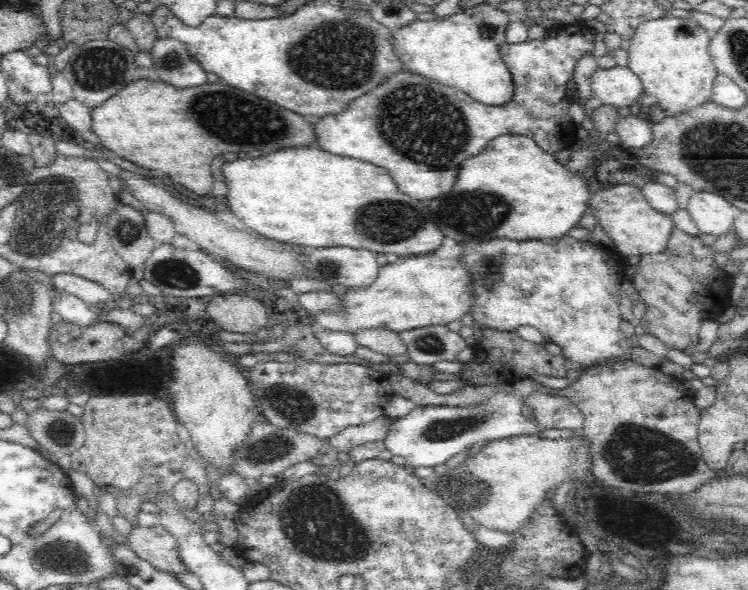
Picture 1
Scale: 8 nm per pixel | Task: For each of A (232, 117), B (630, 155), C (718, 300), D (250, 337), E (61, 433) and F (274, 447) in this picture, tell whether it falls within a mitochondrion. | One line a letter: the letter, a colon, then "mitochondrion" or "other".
A: mitochondrion
B: other
C: other
D: other
E: mitochondrion
F: mitochondrion

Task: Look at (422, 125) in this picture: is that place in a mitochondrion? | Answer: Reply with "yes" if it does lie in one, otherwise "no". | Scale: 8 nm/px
yes

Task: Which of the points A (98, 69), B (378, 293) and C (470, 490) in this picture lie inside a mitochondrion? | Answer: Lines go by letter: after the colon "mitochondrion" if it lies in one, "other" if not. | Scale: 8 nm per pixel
A: mitochondrion
B: other
C: mitochondrion

